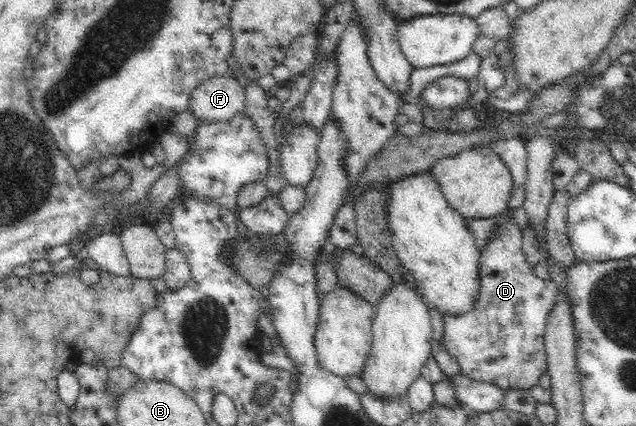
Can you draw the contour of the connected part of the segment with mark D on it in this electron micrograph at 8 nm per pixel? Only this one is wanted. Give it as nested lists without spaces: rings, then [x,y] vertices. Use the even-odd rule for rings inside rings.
[[[510,207],[502,209],[492,219],[497,219],[501,222],[501,225],[495,230],[495,235],[487,238],[487,241],[481,246],[481,258],[480,258],[480,294],[478,294],[478,302],[476,302],[475,310],[469,312],[469,314],[461,315],[460,317],[444,317],[444,335],[441,339],[444,349],[446,349],[455,359],[459,366],[459,374],[469,378],[470,380],[476,380],[480,382],[487,382],[498,385],[501,389],[529,389],[538,383],[539,377],[548,370],[548,359],[546,354],[546,347],[544,342],[544,332],[546,332],[546,326],[548,324],[548,318],[550,314],[555,310],[556,302],[558,302],[558,296],[560,296],[560,289],[558,285],[553,285],[547,280],[539,278],[534,273],[530,263],[526,261],[526,255],[522,250],[522,236],[523,230],[520,229],[520,225],[512,213]]]

